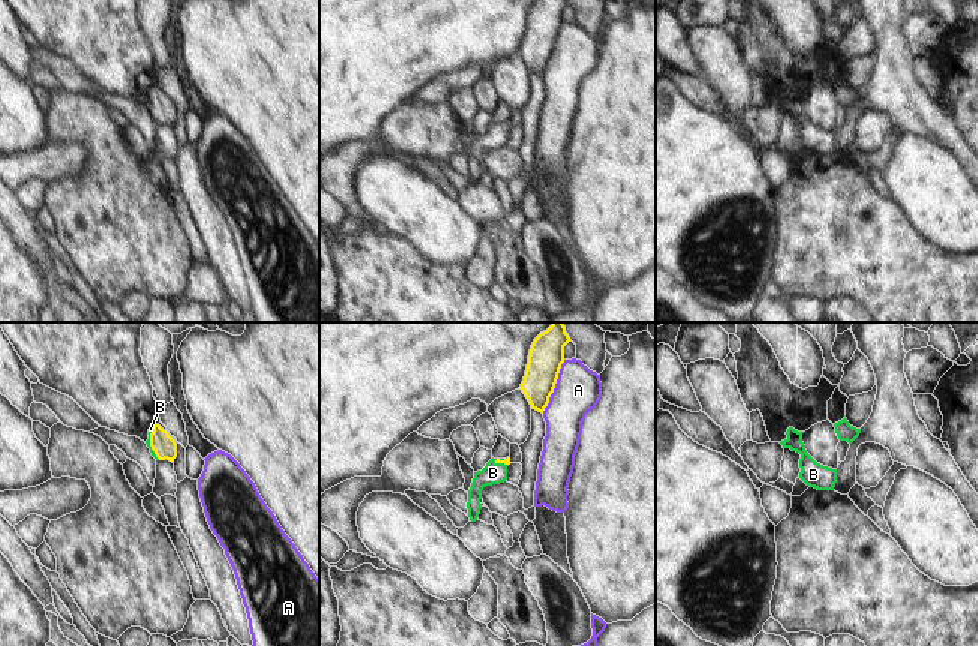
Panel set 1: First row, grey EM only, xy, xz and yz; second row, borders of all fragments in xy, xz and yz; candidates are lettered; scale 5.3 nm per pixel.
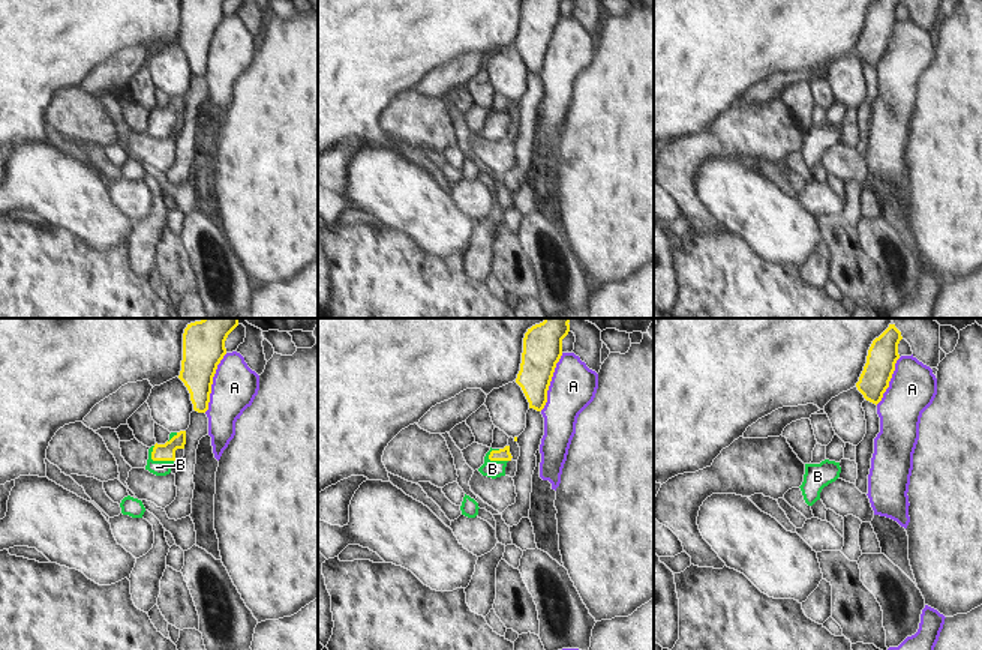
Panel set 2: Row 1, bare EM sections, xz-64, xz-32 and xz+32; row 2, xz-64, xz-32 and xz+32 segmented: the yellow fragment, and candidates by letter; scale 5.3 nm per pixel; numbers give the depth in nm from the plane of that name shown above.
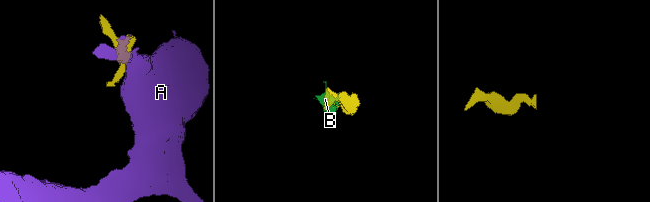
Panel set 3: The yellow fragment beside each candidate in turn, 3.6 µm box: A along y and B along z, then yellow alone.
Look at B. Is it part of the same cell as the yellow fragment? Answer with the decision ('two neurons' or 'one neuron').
one neuron

